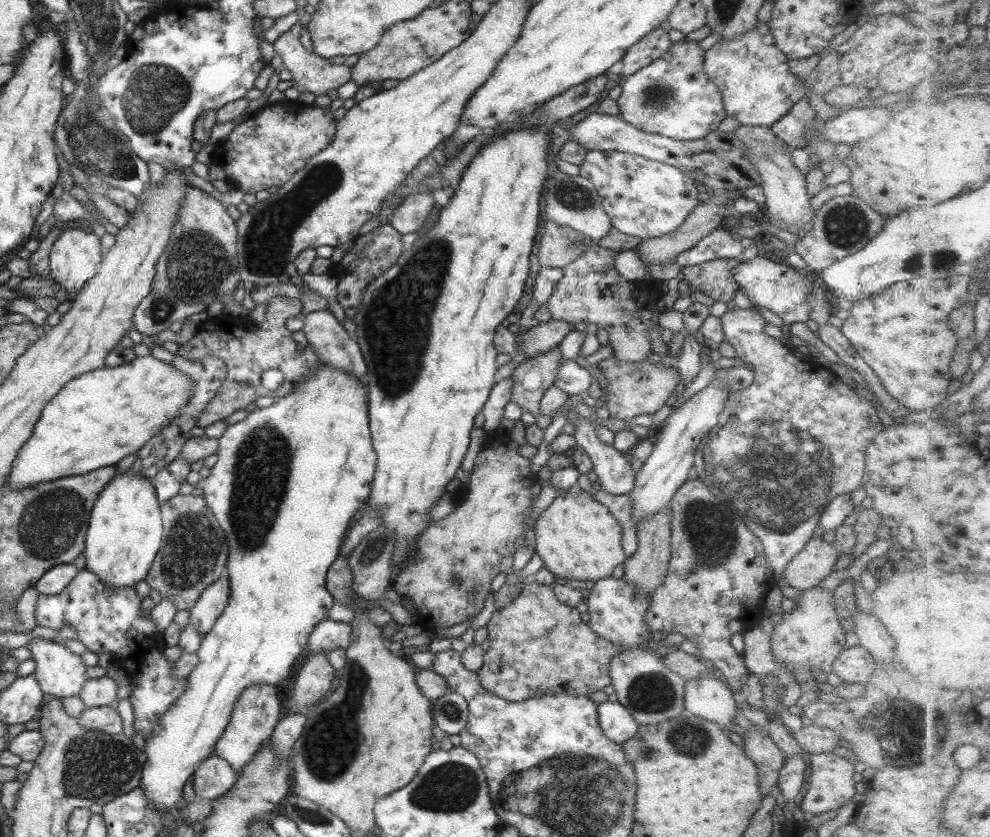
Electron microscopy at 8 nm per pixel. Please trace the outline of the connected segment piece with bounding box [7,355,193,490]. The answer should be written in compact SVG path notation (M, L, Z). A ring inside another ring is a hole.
M153 355L144 357L135 357L129 363L123 363L114 367L102 367L101 369L92 372L82 373L75 379L69 380L60 392L43 408L42 414L39 416L38 422L35 424L32 438L21 448L20 455L16 462L13 463L13 471L10 472L7 483L16 490L24 487L32 487L35 484L43 482L50 482L66 476L84 476L88 472L105 468L106 466L118 465L118 462L130 454L138 452L138 450L145 448L145 444L156 436L164 427L168 426L181 413L189 400L192 398L193 380L187 374L181 373L175 369L172 363L167 364L162 360L156 359Z

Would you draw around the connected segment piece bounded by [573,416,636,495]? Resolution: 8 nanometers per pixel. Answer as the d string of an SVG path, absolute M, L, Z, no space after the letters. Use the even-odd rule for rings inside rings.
M581 417L575 422L574 438L592 461L592 470L602 490L611 495L629 494L635 485L636 473L624 453L605 445L597 435L597 422Z

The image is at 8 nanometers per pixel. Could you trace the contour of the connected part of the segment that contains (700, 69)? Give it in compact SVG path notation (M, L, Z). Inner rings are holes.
M684 37L681 41L674 42L665 54L654 62L646 65L634 74L621 79L622 93L617 99L620 117L634 128L642 132L667 136L672 140L691 141L704 138L720 126L720 122L727 116L723 105L723 96L720 89L705 73L703 56L705 50L700 47L697 40Z

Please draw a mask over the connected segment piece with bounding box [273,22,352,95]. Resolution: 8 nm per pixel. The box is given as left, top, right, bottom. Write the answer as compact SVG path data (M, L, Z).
M296 22L294 26L287 28L286 32L273 42L275 52L278 52L282 57L283 68L291 72L294 84L303 90L312 92L312 94L320 95L326 94L328 90L336 90L342 84L346 84L346 82L352 80L351 68L347 64L332 64L329 59L323 59L315 52L305 49L299 39L301 32L302 25L300 25L300 22Z

